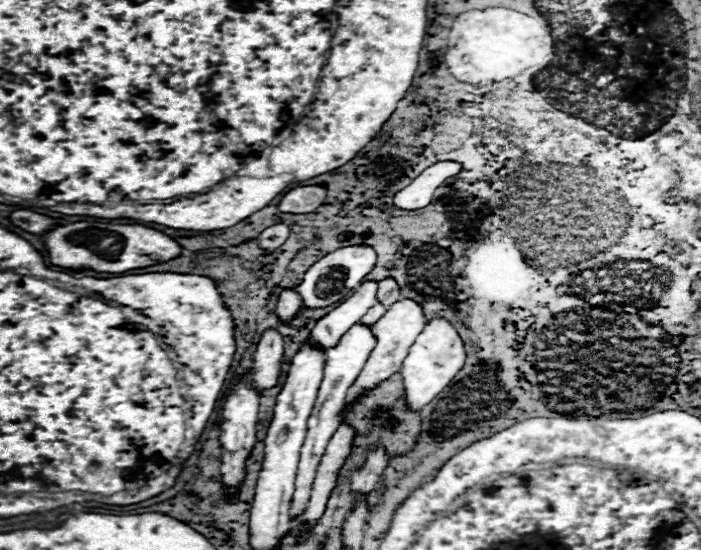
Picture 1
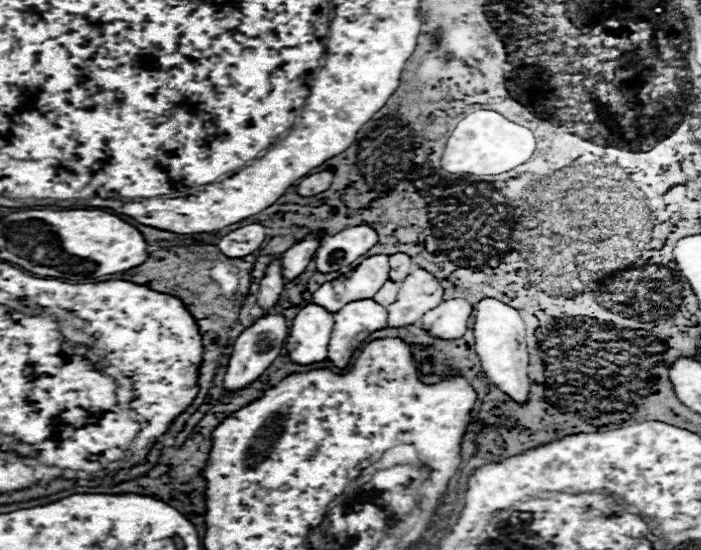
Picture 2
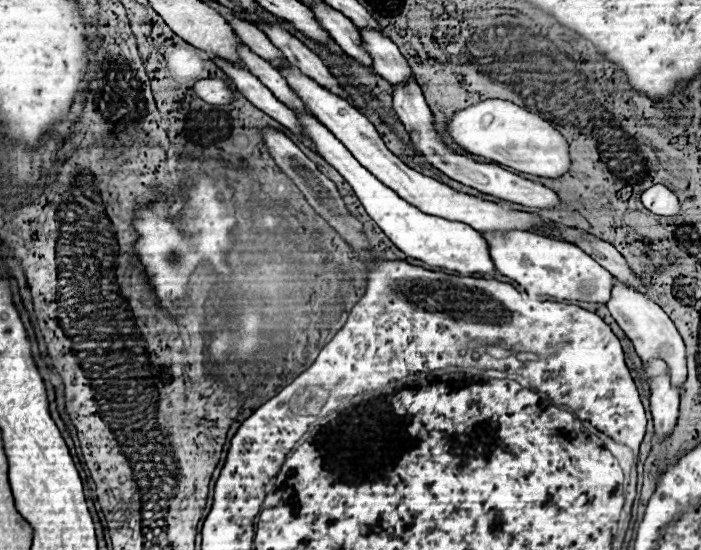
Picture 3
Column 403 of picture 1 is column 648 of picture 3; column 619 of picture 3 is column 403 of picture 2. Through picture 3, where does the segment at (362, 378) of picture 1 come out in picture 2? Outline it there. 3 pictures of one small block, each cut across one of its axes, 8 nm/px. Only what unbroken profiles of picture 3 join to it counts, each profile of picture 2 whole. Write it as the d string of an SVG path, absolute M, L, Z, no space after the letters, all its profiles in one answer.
M416 268L402 282L400 292L398 292L398 300L388 306L388 326L408 326L408 324L414 324L414 322L418 322L422 318L422 314L426 314L426 310L432 310L440 302L442 302L442 286L440 286L438 278L434 278L424 268Z

